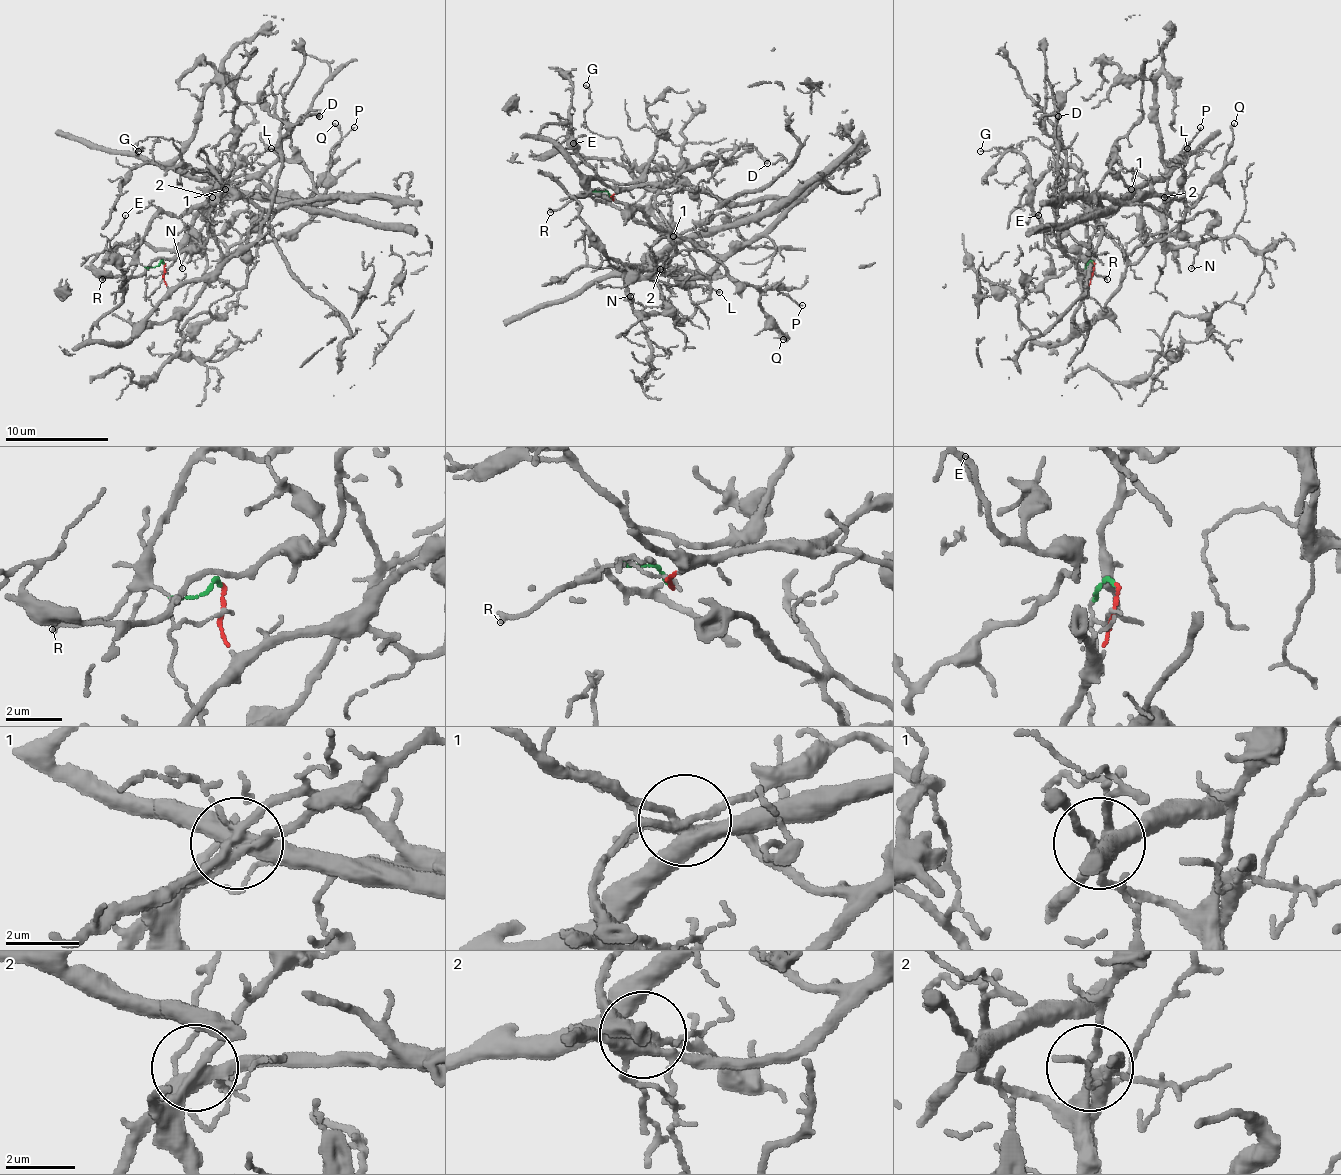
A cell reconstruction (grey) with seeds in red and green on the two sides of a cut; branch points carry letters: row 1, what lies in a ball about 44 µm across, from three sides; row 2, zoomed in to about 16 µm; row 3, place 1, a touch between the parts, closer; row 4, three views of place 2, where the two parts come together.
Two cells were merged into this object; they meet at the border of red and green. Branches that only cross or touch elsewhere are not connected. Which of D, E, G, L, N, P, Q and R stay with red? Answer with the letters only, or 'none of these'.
D, E, L, N, P, Q

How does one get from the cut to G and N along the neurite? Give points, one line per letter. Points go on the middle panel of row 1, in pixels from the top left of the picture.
G: (611, 197), (585, 194), (709, 254), (735, 254), (787, 205), (647, 189), (585, 119), (585, 86)
N: (611, 200), (616, 192), (588, 181), (637, 207), (709, 280), (709, 295), (681, 319), (629, 295)

